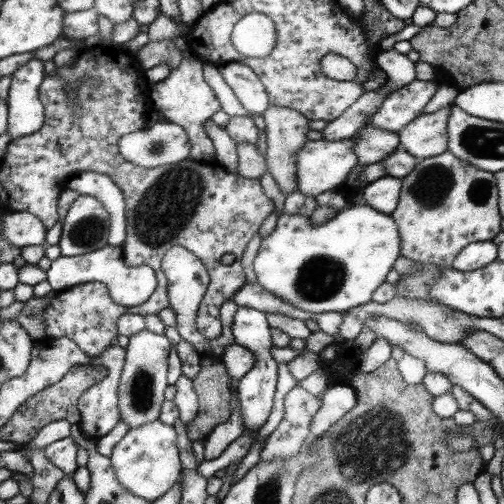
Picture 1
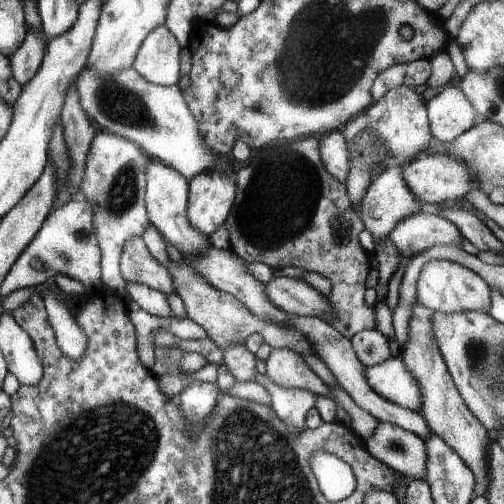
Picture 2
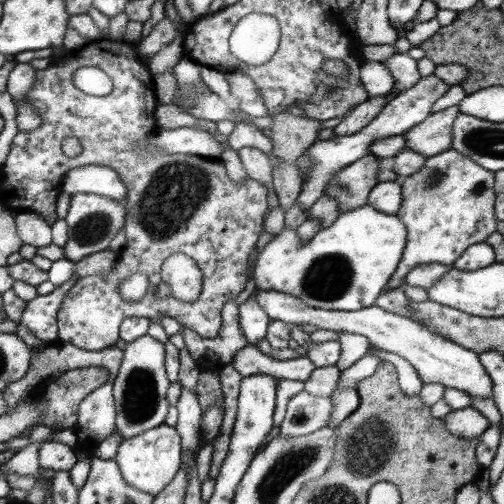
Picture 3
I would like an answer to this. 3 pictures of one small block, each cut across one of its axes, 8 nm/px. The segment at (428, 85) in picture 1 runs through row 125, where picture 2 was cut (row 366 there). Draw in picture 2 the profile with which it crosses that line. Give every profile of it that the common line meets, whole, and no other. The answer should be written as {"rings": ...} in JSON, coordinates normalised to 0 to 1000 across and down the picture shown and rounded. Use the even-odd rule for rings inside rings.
{"rings":[[[772,706],[764,718],[752,718],[724,734],[732,766],[768,790],[780,802],[792,802],[808,813],[835,817],[839,806],[839,782],[835,782],[835,758],[823,750],[823,742],[804,726],[796,706]]]}

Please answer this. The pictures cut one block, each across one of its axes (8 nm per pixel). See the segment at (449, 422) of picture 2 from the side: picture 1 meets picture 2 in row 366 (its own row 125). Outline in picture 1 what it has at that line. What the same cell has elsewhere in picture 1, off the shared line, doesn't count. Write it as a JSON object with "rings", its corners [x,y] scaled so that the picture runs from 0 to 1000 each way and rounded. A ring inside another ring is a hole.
{"rings":[[[875,214],[855,226],[835,226],[827,238],[796,254],[792,298],[823,310],[827,317],[859,313],[887,302],[887,242],[895,214]]]}

